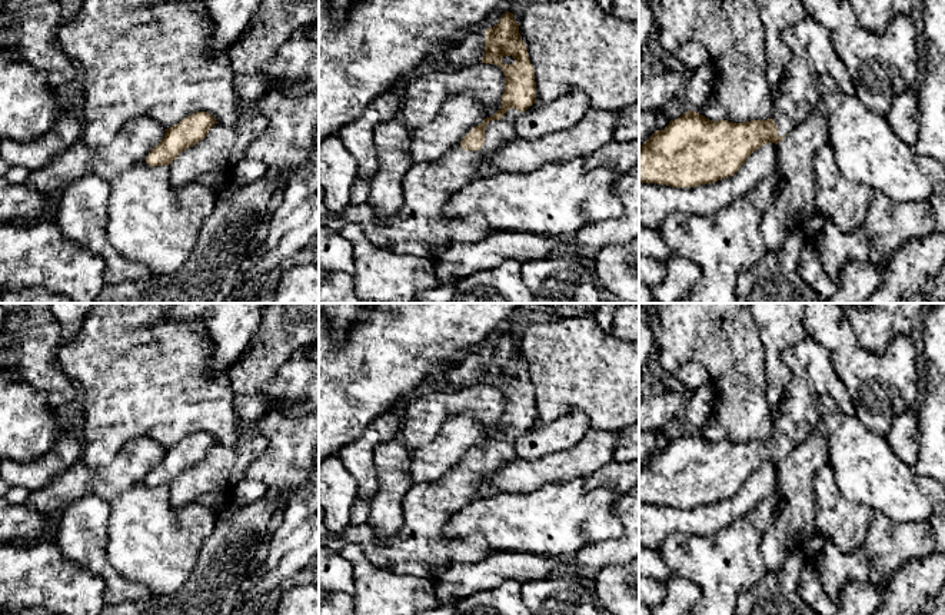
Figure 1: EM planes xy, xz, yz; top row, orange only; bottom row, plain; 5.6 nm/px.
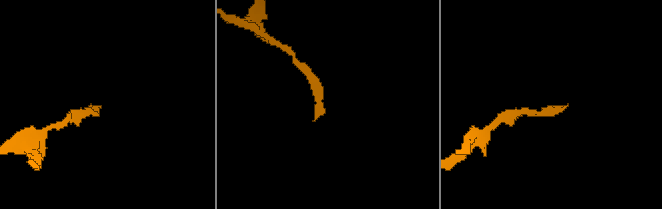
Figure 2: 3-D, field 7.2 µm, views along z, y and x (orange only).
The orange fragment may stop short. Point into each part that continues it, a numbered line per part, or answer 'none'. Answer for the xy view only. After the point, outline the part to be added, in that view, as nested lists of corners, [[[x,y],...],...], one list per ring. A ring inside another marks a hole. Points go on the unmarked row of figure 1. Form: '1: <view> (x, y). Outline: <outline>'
none

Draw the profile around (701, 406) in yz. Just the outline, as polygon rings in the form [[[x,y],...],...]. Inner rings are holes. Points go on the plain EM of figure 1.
[[[712,382],[698,388],[691,400],[685,405],[688,429],[692,432],[699,430],[712,416],[716,405],[716,395]]]

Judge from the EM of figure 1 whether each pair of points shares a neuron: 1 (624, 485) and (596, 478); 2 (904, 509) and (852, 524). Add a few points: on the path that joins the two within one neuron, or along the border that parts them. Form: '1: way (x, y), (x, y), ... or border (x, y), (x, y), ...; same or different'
1: way (616, 478), (604, 478); same
2: border (842, 492), (847, 498), (862, 502), (872, 509); different

